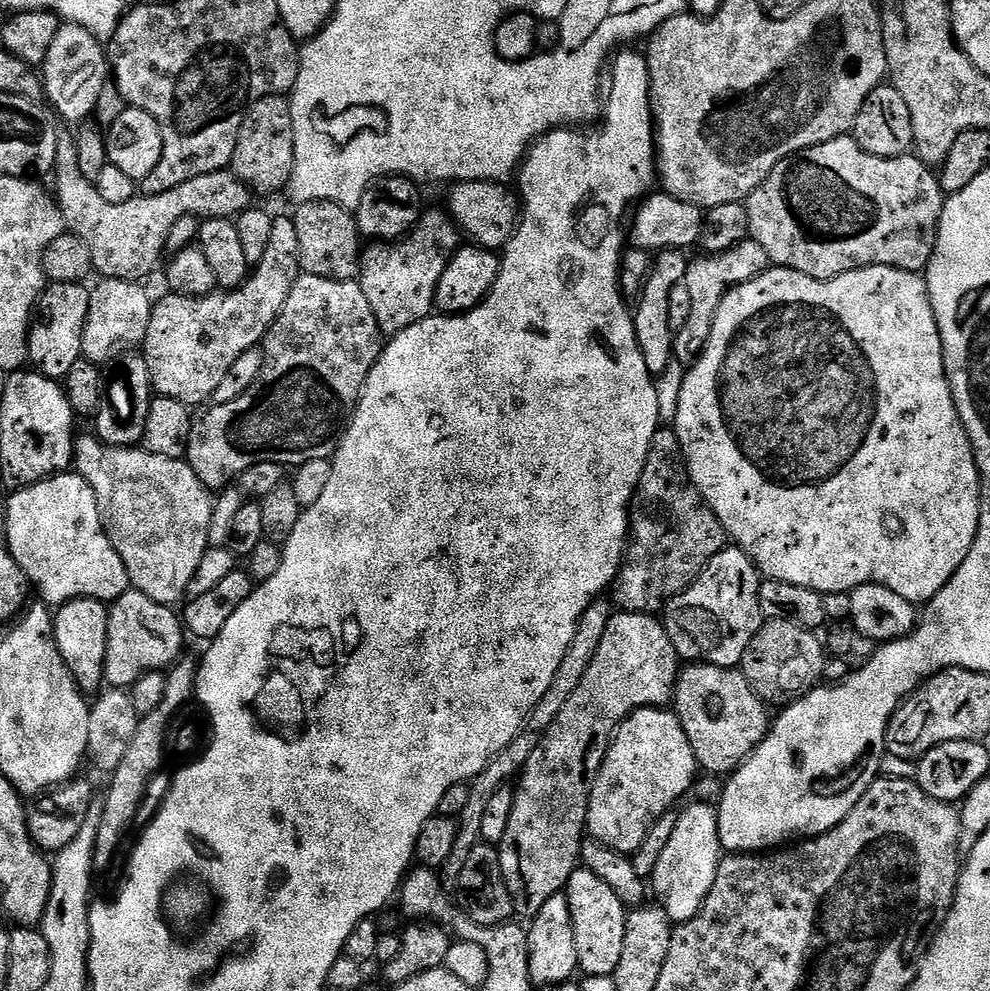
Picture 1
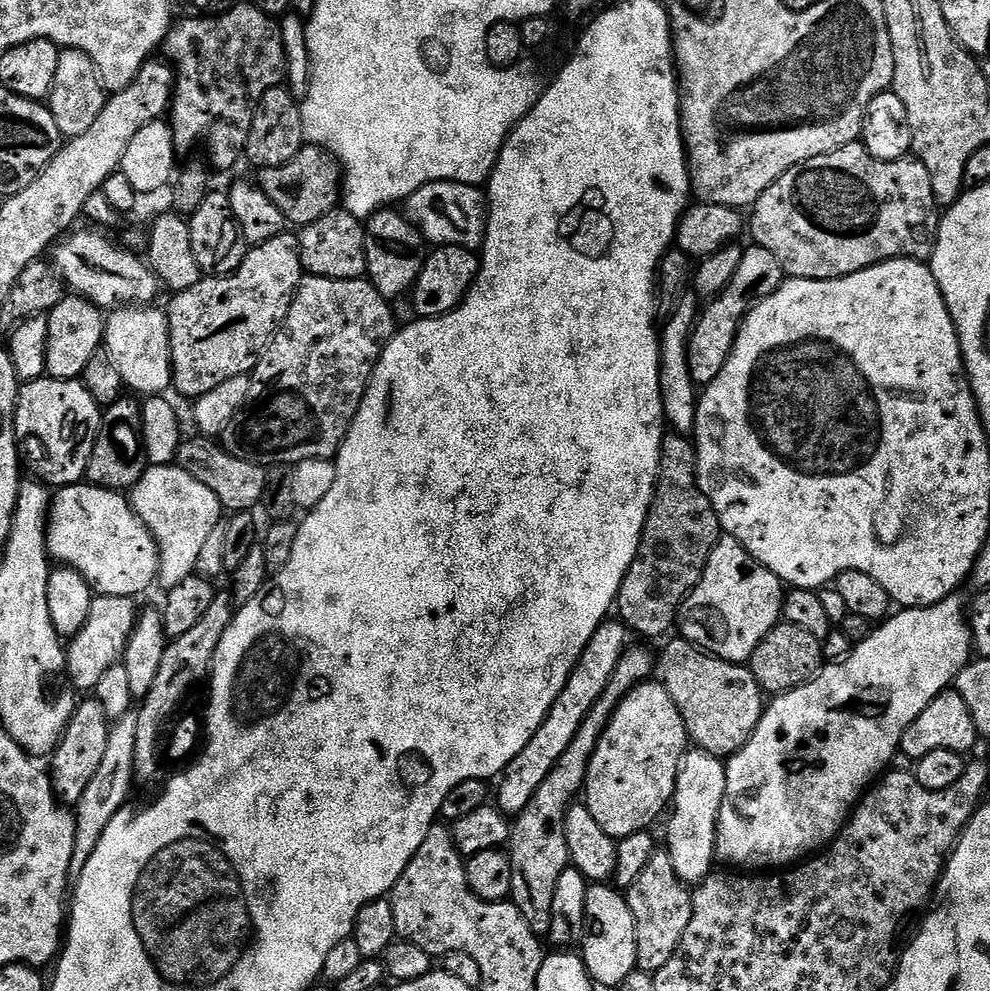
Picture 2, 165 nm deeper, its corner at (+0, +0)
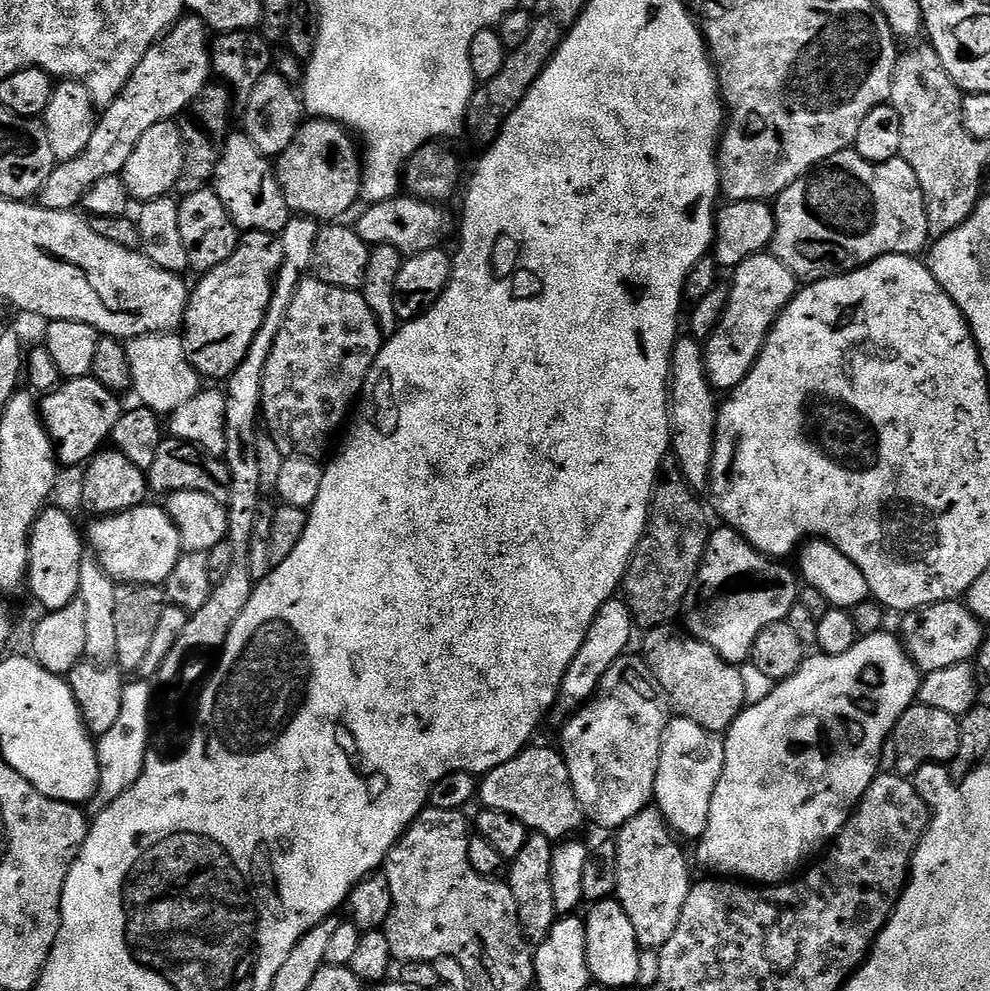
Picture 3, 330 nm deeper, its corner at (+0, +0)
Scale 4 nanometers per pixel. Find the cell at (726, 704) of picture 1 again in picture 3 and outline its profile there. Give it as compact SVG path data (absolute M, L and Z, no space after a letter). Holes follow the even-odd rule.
M676 627L647 629L644 648L648 651L648 669L660 683L660 689L668 697L677 717L698 722L698 726L707 732L727 733L730 725L744 711L748 700L740 668L722 659L714 646L702 642L683 627Z

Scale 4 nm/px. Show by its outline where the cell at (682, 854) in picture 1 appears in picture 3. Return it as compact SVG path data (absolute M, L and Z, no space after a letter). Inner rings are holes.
M683 718L669 723L662 738L654 804L677 837L696 842L703 836L710 822L710 802L714 802L714 790L723 769L724 741L717 733L707 732L698 722Z

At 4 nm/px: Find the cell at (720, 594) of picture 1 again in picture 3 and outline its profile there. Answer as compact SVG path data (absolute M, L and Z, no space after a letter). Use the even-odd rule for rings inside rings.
M720 526L717 532L715 529L708 537L696 581L682 605L687 631L714 646L722 659L743 665L751 657L758 634L766 626L787 621L790 610L798 603L797 573L784 564L787 563L763 556L742 533L727 526Z

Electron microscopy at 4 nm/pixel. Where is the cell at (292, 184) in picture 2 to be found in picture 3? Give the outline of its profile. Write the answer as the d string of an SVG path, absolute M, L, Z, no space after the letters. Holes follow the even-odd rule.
M319 118L305 119L294 134L294 142L286 146L286 150L275 161L274 167L278 186L282 186L282 194L286 198L289 213L296 216L306 216L309 220L317 222L336 222L344 218L344 215L355 206L356 200L361 199L360 183L364 177L362 152L353 133L343 124Z

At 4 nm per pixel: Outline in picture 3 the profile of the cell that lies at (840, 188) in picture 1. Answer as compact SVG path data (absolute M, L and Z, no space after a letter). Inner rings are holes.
M854 150L834 154L823 160L821 164L816 165L811 172L808 172L802 178L795 180L784 193L776 197L774 211L776 213L776 233L772 239L771 255L778 257L800 282L815 282L829 280L832 276L843 276L846 272L855 272L857 268L865 268L866 265L874 263L875 260L883 256L919 257L921 255L920 251L924 247L925 251L930 244L928 223L926 222L926 202L922 194L922 186L918 186L918 177L914 175L914 170L910 170L907 162L899 158L890 162L875 164L874 162L866 162L866 158L862 158Z

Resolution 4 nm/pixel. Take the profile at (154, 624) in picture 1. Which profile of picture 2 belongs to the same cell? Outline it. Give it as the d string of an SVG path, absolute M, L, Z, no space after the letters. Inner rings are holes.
M97 595L93 599L83 626L71 637L66 648L66 680L77 693L91 693L98 686L102 674L113 664L121 663L124 647L127 646L132 628L136 625L136 604L137 601L130 596Z

